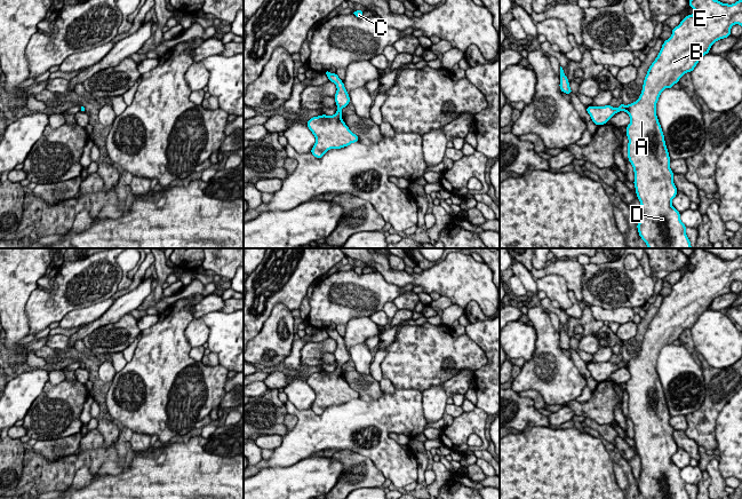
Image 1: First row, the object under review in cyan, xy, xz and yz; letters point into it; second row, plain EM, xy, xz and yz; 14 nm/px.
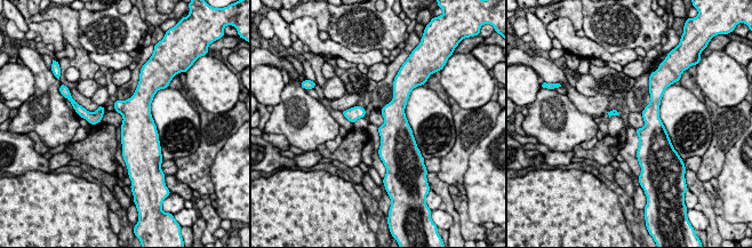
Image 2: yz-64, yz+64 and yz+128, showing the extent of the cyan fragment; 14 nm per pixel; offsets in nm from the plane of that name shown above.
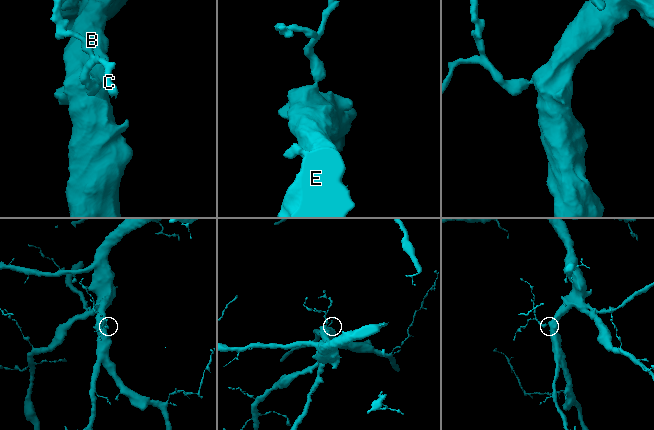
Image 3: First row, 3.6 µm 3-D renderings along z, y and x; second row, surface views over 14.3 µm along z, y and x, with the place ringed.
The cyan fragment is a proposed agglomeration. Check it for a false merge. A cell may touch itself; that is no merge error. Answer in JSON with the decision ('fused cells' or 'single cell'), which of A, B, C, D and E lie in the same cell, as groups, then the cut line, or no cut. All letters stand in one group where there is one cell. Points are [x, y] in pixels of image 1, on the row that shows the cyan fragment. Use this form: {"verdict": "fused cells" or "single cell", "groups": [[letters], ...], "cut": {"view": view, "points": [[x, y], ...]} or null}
{"verdict": "single cell", "groups": [["A", "B", "C", "D", "E"]], "cut": null}

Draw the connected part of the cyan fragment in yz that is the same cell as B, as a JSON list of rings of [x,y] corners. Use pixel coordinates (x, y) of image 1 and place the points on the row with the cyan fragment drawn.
[[[718,0],[688,1],[695,13],[681,19],[680,24],[672,29],[671,37],[663,42],[657,57],[647,71],[640,97],[629,105],[621,103],[617,109],[611,105],[585,108],[597,126],[607,124],[620,111],[625,111],[630,116],[631,121],[627,126],[628,159],[633,167],[633,184],[641,205],[637,229],[648,248],[692,248],[686,225],[680,221],[680,213],[671,204],[678,190],[672,180],[675,174],[670,168],[671,158],[656,116],[659,97],[665,88],[672,88],[679,82],[686,72],[691,73],[717,40],[729,37],[733,25],[742,26],[742,0],[732,5]]]

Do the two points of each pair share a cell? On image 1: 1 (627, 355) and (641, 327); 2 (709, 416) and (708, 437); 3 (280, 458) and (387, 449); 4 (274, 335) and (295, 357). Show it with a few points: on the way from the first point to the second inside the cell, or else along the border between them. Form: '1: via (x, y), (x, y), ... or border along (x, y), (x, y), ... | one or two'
1: via (631, 348), (640, 334) | one
2: via (708, 421), (708, 432) | one
3: via (306, 440), (346, 440), (353, 446), (360, 449) | one
4: border along (294, 340), (290, 353), (281, 362) | two

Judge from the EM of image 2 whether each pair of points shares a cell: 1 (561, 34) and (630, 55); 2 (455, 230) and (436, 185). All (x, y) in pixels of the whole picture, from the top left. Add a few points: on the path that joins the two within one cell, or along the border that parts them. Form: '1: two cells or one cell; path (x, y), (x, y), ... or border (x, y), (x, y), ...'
1: one cell; path (578, 46), (599, 52), (607, 57), (613, 57)
2: one cell; path (455, 218), (446, 197)

